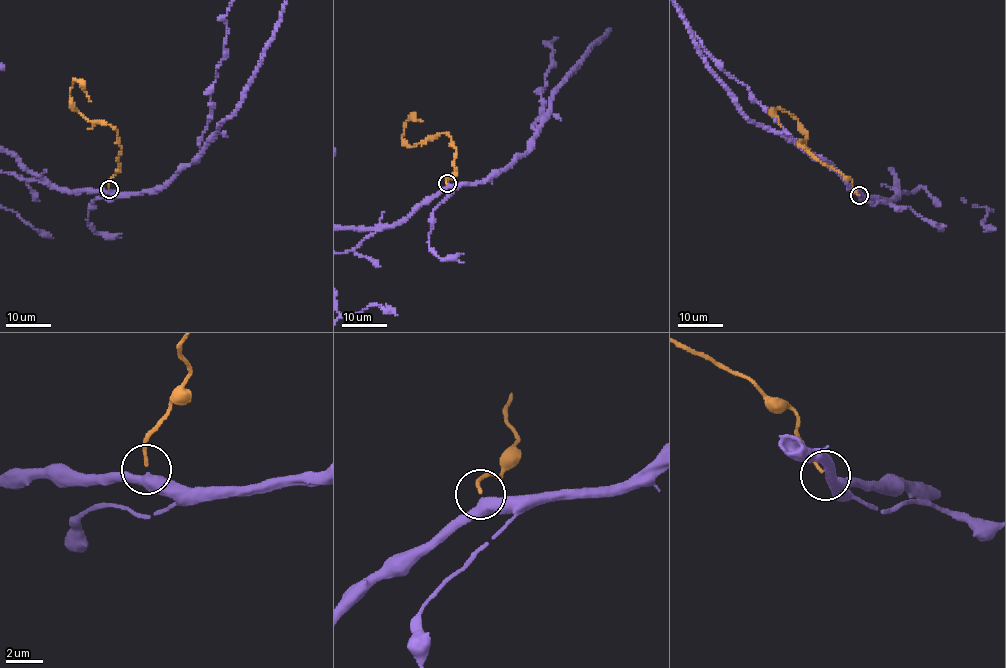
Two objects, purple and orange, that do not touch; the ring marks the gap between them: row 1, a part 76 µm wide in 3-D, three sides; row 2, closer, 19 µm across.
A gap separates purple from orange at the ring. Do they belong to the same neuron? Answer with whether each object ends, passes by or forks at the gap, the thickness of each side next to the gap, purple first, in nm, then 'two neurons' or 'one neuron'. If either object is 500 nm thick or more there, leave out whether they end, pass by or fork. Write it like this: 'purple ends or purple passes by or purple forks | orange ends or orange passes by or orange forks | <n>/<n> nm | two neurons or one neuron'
purple passes by | orange ends | 420/180 nm | one neuron

